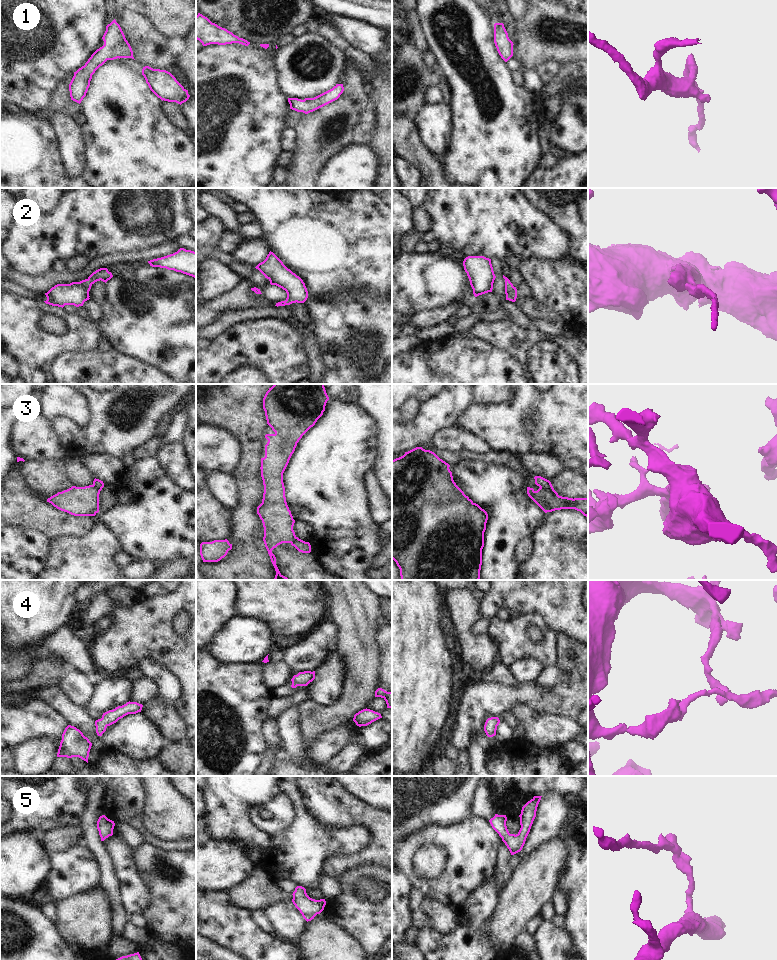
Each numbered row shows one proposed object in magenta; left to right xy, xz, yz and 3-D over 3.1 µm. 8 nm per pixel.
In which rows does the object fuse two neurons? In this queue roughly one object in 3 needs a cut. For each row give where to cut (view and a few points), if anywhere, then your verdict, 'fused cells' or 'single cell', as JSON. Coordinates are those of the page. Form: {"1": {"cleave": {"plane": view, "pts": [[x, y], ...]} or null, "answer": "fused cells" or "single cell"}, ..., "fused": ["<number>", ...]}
{"1": {"cleave": null, "answer": "single cell"}, "2": {"cleave": null, "answer": "single cell"}, "3": {"cleave": {"plane": "yz", "pts": [[540, 486], [557, 495]]}, "answer": "fused cells"}, "4": {"cleave": null, "answer": "single cell"}, "5": {"cleave": null, "answer": "single cell"}, "fused": ["3"]}

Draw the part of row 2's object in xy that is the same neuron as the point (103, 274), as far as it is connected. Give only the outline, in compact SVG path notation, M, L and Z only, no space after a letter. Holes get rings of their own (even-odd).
M100 268L93 272L87 279L70 284L57 284L45 293L46 304L58 307L65 305L83 306L84 302L89 300L89 291L91 286L97 281L107 282L113 277L107 268Z

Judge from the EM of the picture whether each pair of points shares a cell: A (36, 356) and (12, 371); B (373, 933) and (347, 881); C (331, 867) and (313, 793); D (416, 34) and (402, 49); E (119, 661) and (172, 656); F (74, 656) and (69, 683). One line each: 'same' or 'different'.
A: different
B: same
C: same
D: different
E: same
F: different

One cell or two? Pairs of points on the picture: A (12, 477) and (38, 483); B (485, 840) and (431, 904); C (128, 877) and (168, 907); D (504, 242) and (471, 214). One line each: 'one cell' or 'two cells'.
A: two cells
B: two cells
C: two cells
D: one cell

